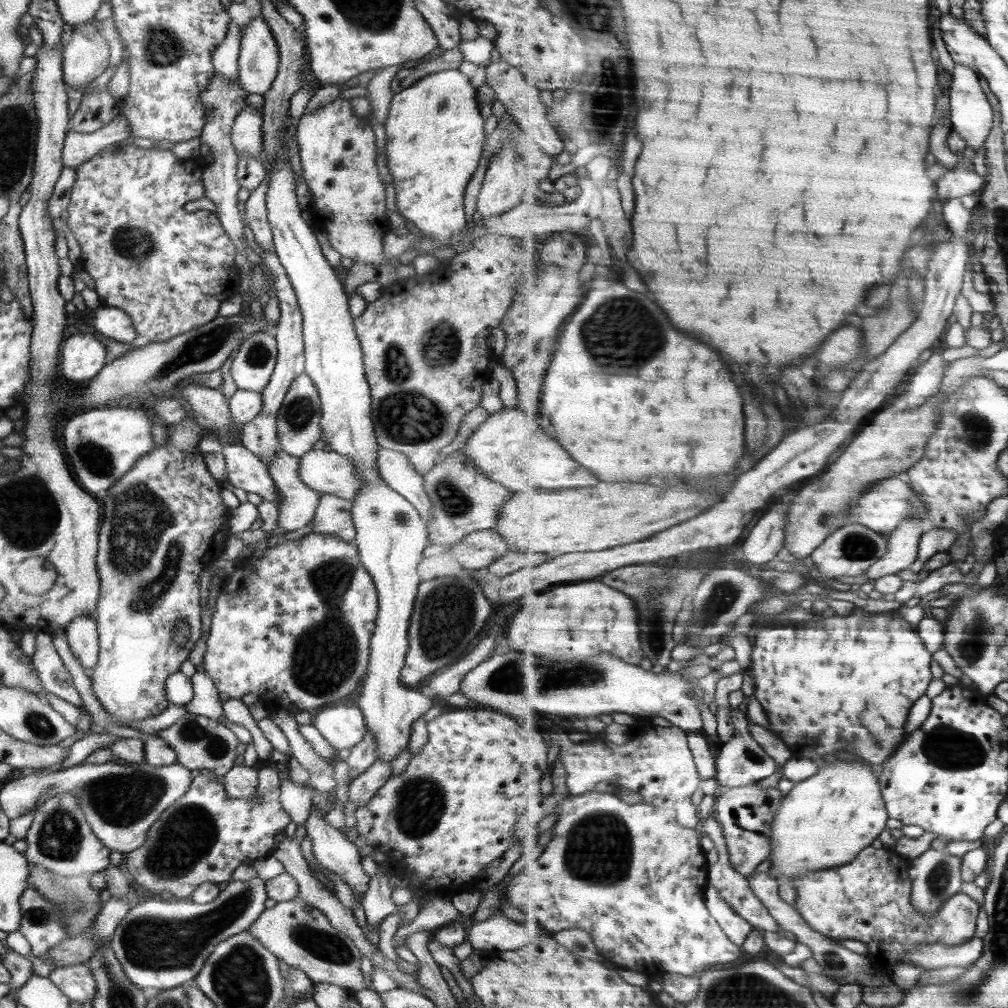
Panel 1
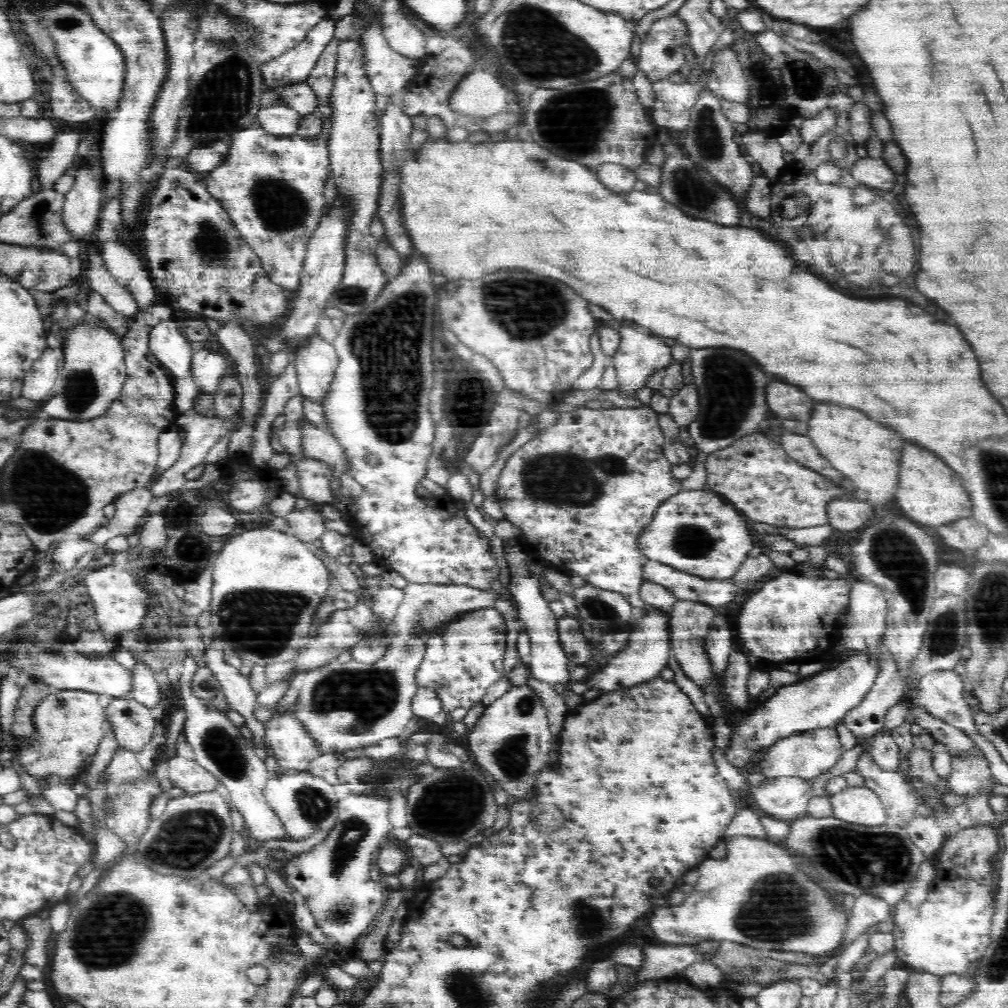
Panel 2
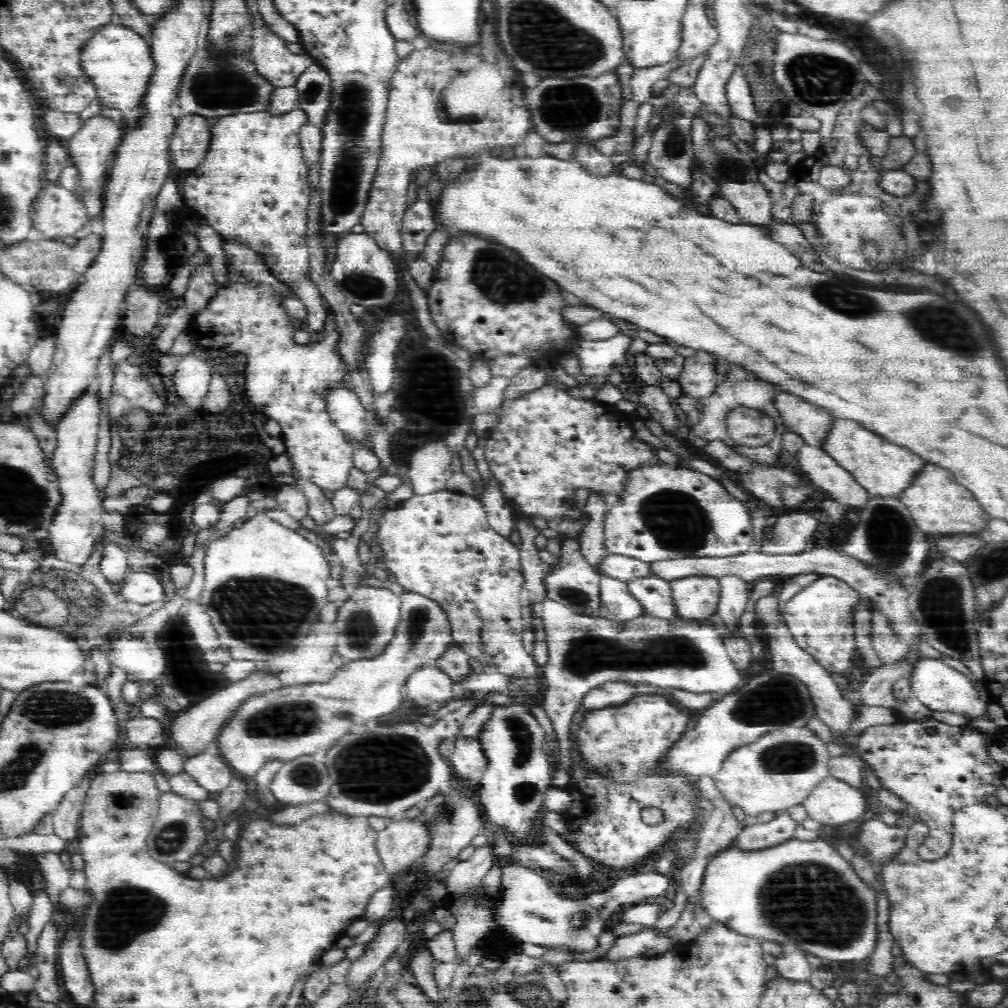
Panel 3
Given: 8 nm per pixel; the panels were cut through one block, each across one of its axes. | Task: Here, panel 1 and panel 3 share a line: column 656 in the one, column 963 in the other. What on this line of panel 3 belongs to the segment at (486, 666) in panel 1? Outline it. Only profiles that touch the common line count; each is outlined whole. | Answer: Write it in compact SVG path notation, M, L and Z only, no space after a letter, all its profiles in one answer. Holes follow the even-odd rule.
M921 657L910 668L908 676L911 693L932 711L950 711L969 717L986 717L987 699L982 698L974 688L972 680L958 670L946 665L941 659Z

